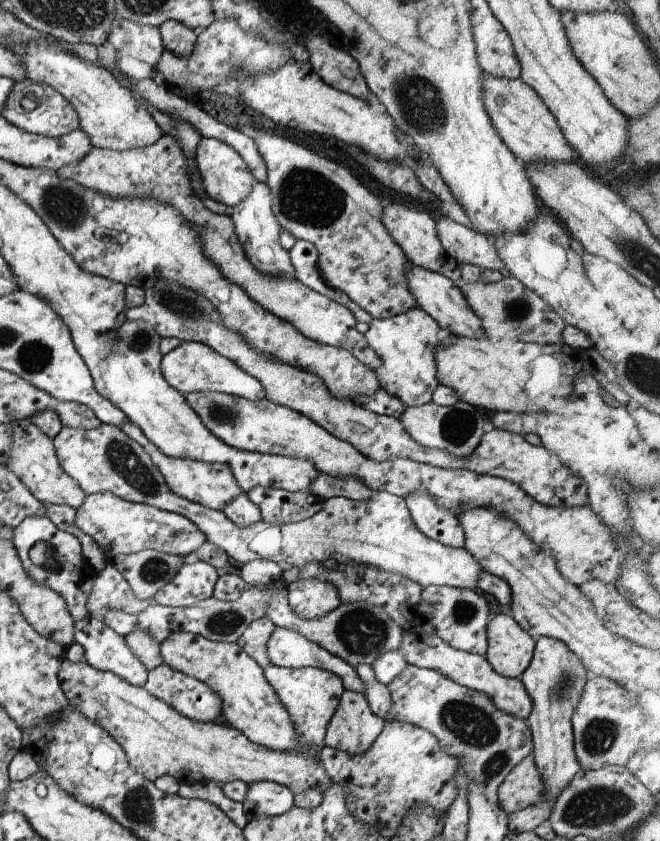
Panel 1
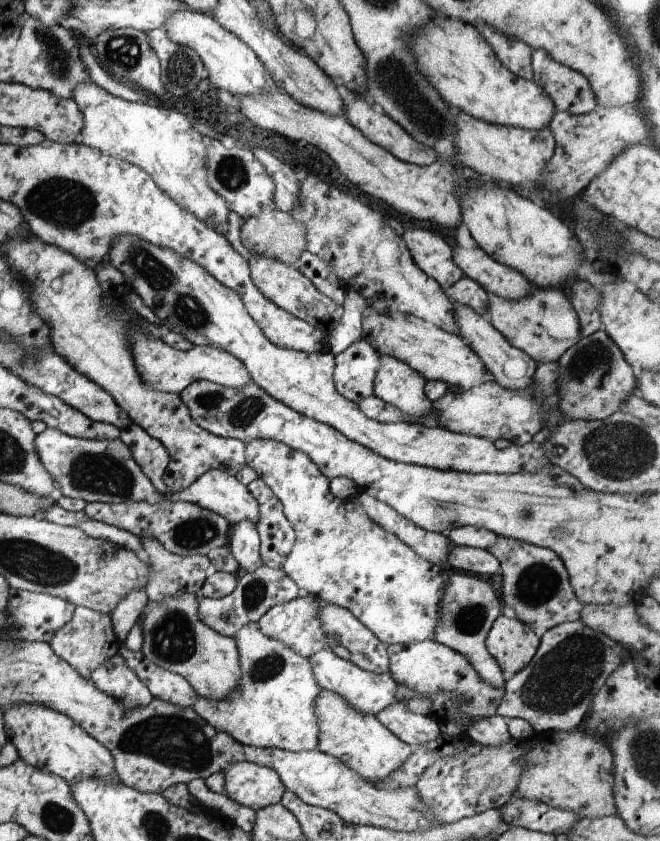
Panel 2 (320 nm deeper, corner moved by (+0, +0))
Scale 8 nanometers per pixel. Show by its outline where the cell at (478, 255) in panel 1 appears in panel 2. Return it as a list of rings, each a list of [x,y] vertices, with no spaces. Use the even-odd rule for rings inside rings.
[[[458,246],[452,255],[462,274],[475,281],[487,294],[516,301],[530,292],[532,286],[520,272],[495,262],[479,247],[465,250]]]

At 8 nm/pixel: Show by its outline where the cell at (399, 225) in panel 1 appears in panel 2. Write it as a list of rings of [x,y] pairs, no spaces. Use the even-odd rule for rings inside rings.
[[[405,230],[401,238],[413,264],[430,279],[435,280],[444,292],[463,276],[462,270],[452,260],[452,249],[431,230]]]

